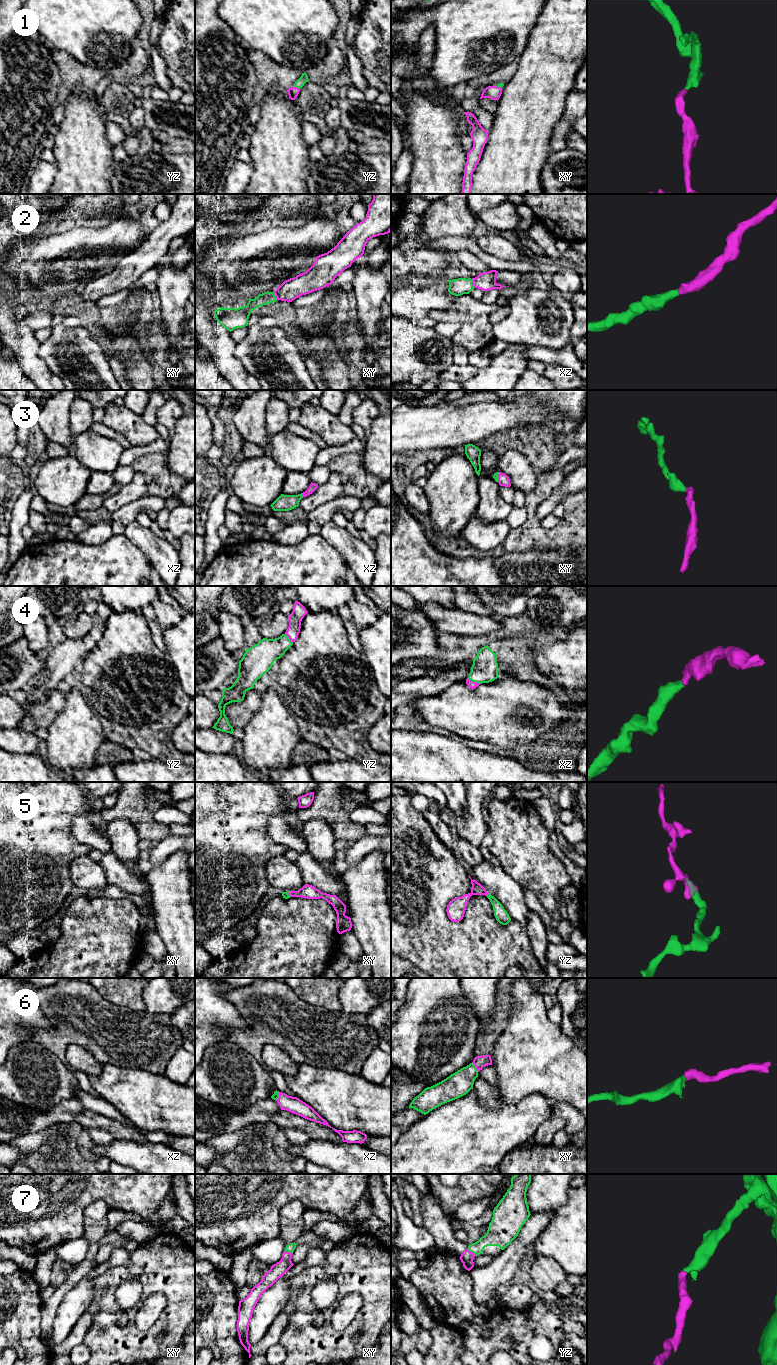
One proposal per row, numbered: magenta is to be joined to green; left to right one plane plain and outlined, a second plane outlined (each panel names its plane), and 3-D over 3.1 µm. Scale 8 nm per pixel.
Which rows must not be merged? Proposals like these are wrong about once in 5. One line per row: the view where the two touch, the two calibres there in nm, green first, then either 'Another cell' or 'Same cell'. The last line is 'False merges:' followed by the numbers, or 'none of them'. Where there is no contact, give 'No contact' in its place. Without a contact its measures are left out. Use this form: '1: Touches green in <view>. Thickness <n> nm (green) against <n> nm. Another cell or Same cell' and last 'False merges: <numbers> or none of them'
1: Touches green in yz. Thickness 70 nm (green) against 90 nm. Same cell
2: Touches green in xz. Thickness 140 nm (green) against 150 nm. Same cell
3: Touches green in xz. Thickness 130 nm (green) against 60 nm. Same cell
4: Touches green in xz. Thickness 200 nm (green) against 60 nm. Same cell
5: Touches green in yz. Thickness 110 nm (green) against 120 nm. Same cell
6: Touches green in xy. Thickness 200 nm (green) against 100 nm. Same cell
7: Touches green in xy. Thickness 70 nm (green) against 120 nm. Same cell
False merges: none of them

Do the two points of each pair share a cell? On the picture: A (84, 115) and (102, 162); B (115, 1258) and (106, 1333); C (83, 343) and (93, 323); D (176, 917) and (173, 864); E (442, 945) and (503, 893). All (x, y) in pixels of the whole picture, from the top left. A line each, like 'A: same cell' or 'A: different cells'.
A: same cell
B: different cells
C: different cells
D: same cell
E: different cells

